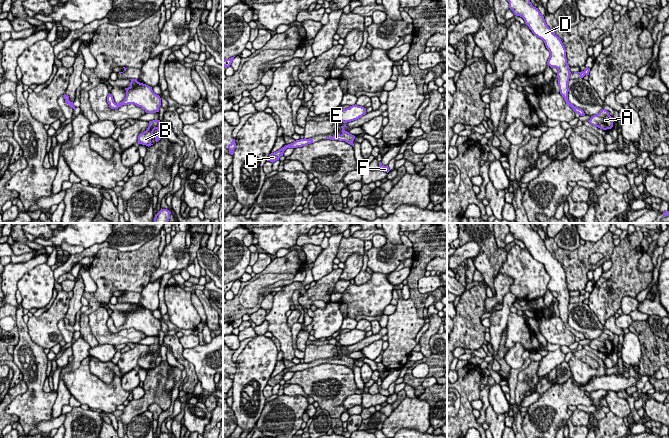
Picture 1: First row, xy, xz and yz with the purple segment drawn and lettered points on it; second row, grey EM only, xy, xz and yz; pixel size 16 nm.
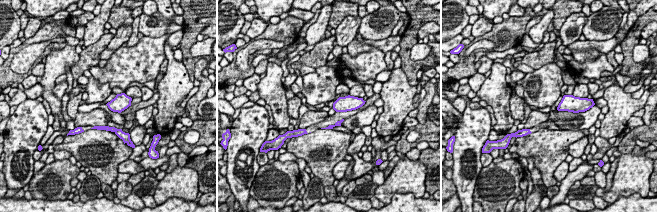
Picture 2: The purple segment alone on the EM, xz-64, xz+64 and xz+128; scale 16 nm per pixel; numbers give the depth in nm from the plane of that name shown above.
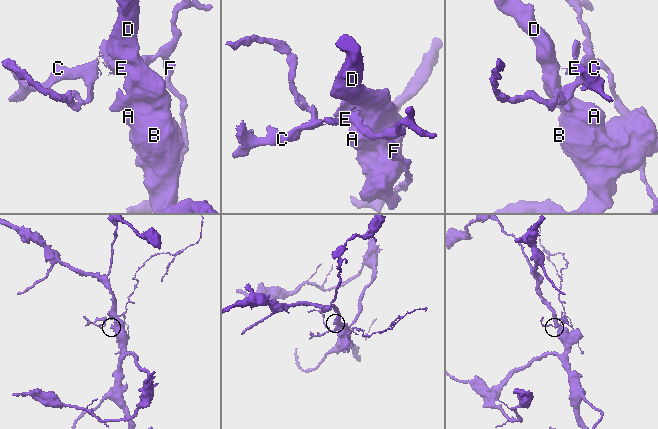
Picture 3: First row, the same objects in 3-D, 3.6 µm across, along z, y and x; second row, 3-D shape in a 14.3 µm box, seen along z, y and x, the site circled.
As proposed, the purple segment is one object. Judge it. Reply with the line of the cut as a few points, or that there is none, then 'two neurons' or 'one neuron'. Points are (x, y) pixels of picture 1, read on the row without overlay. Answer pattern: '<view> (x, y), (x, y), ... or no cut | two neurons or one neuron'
xz (343, 345), (346, 346) | two neurons

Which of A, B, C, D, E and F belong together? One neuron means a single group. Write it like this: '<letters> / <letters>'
A B D / C E F

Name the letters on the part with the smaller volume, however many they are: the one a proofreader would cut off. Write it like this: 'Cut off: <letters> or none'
Cut off: C, E, F

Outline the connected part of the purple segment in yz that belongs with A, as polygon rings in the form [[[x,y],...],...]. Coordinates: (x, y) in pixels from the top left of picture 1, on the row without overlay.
[[[602,333],[598,338],[591,340],[588,345],[591,349],[600,353],[607,354],[613,351],[613,341],[609,339],[609,336]]]

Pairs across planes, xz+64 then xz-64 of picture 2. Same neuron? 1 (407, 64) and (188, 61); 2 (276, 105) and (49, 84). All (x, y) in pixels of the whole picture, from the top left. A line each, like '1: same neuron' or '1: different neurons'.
1: same neuron
2: same neuron

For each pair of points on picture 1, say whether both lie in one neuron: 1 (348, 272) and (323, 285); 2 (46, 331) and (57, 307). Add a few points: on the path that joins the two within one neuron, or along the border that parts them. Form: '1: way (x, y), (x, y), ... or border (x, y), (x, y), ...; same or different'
1: border (343, 269), (339, 279); different
2: way (46, 325), (55, 313); same

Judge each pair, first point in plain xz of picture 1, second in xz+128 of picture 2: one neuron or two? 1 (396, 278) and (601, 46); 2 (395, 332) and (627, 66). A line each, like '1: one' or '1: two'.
1: one
2: two

